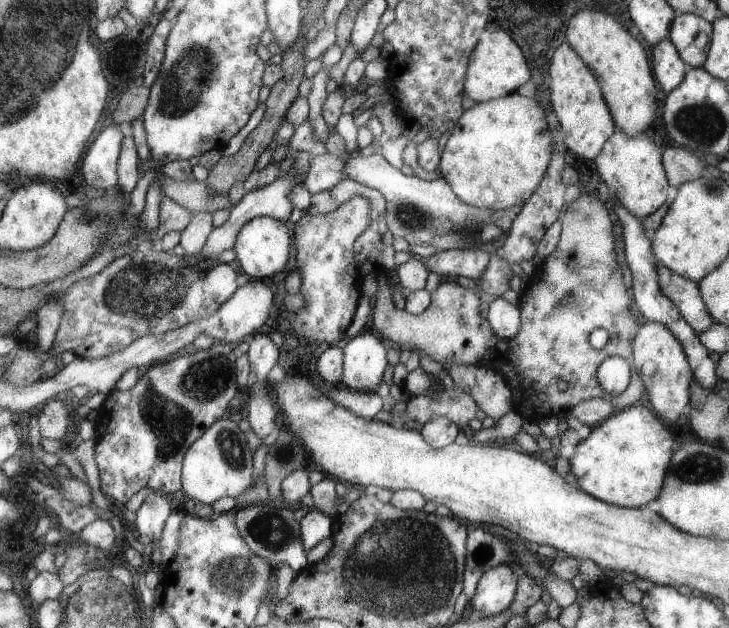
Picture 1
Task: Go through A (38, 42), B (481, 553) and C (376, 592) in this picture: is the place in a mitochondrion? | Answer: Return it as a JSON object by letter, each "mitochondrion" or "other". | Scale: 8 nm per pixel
{"A":"mitochondrion","B":"mitochondrion","C":"mitochondrion"}

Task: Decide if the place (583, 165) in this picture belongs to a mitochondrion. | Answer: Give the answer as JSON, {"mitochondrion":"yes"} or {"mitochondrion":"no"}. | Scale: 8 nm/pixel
{"mitochondrion":"no"}

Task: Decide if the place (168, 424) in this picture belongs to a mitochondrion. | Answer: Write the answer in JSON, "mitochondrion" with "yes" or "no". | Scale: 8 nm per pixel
{"mitochondrion":"yes"}

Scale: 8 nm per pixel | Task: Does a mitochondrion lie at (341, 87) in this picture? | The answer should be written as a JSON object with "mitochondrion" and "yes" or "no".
{"mitochondrion":"no"}

